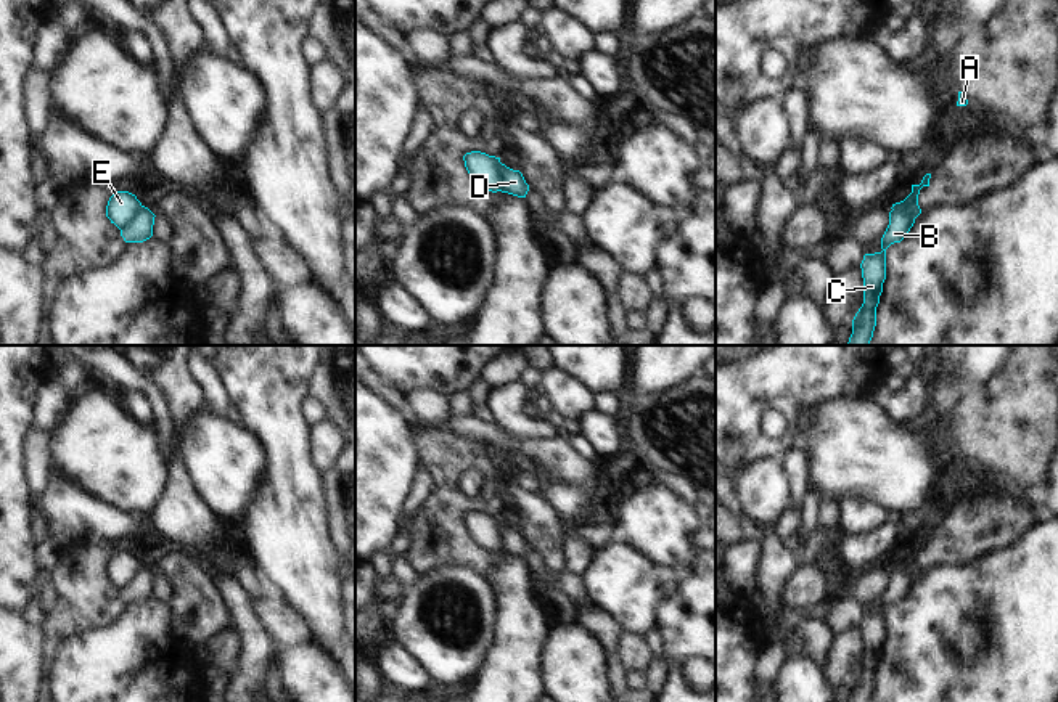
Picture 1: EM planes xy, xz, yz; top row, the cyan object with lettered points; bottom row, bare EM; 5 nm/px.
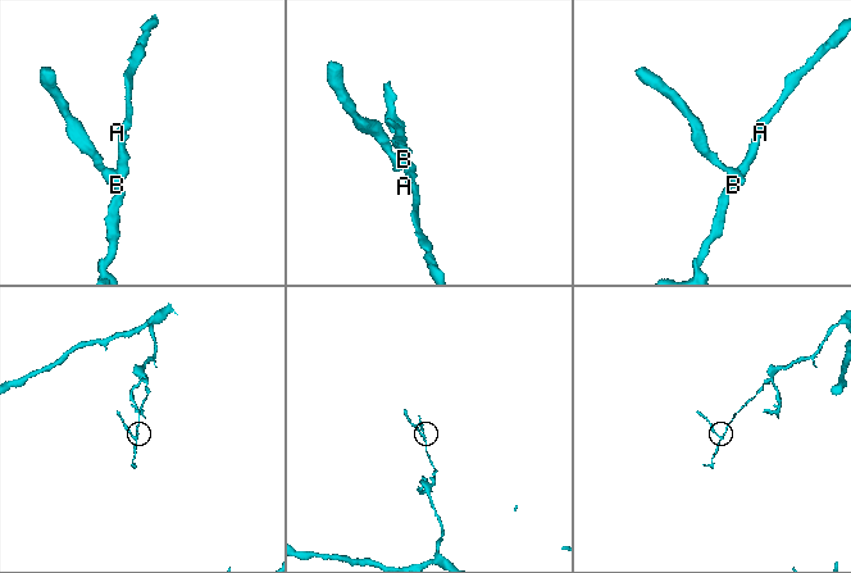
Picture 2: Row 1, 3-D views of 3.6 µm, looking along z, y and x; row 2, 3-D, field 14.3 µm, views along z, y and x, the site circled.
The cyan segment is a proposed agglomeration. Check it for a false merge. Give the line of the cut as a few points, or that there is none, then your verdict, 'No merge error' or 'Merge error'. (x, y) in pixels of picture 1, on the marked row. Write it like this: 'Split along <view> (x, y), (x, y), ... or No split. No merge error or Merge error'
Split along xz (500, 163), (502, 190). Merge error.

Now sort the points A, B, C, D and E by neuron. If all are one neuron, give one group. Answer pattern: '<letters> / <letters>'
A B C D / E

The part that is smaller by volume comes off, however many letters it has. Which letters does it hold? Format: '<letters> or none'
E.

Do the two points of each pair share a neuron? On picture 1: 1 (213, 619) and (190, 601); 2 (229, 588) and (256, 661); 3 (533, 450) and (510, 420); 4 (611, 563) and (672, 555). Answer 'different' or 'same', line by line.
1: same
2: same
3: different
4: different

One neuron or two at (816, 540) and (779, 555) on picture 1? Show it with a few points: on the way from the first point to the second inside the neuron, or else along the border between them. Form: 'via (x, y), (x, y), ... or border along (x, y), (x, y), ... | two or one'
via (806, 550), (799, 556), (788, 556) | one

